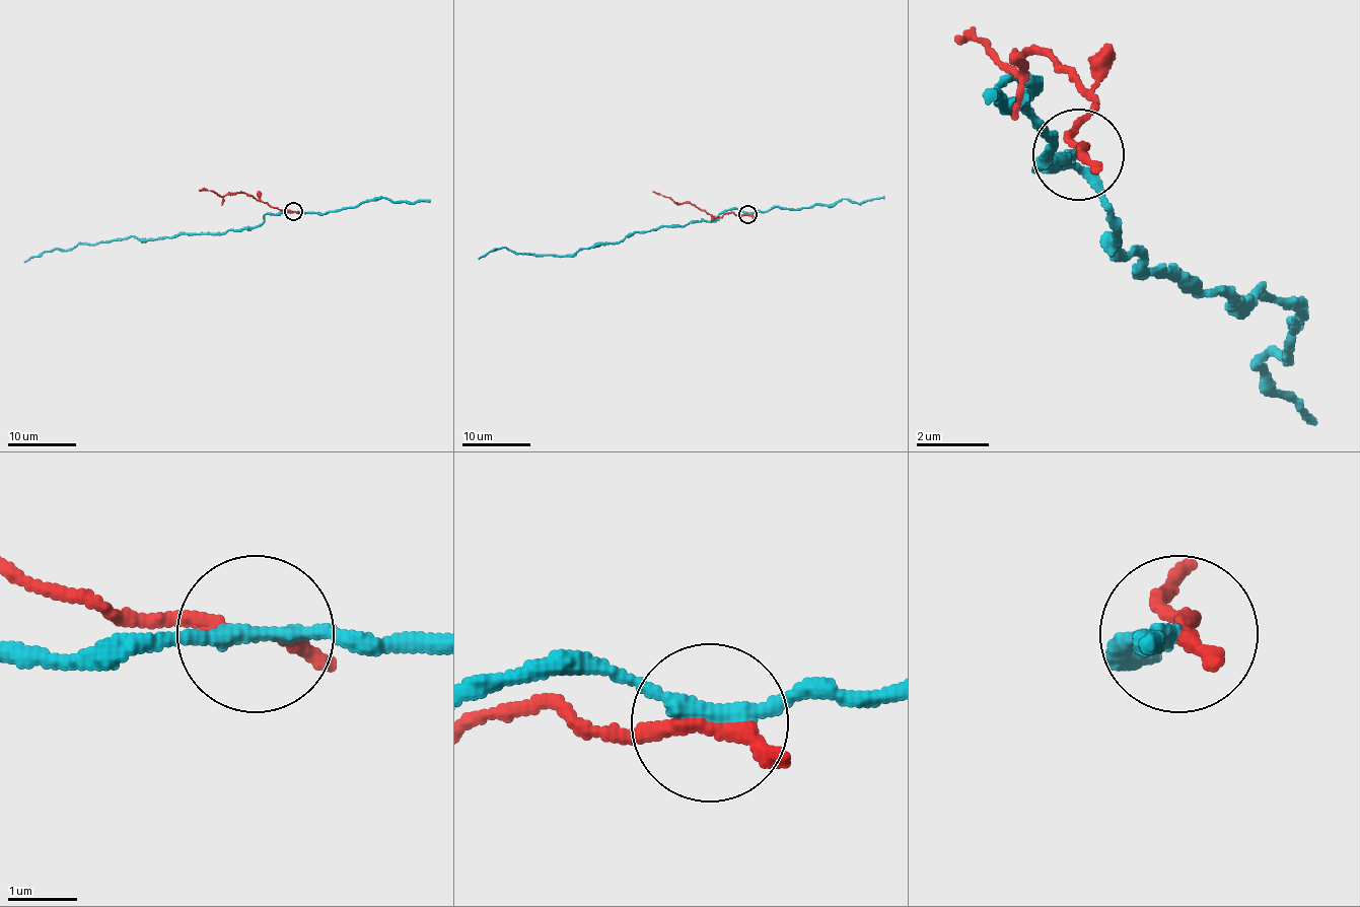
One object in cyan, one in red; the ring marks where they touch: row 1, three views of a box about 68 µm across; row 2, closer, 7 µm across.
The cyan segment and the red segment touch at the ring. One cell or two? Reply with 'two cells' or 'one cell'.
two cells

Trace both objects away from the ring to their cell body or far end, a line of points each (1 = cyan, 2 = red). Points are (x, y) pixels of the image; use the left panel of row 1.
1: (294, 211), (267, 214), (262, 223), (220, 233), (76, 243), (65, 251), (44, 251), (23, 263)
2: (294, 211), (272, 208), (242, 192), (220, 196), (213, 191), (198, 191)

